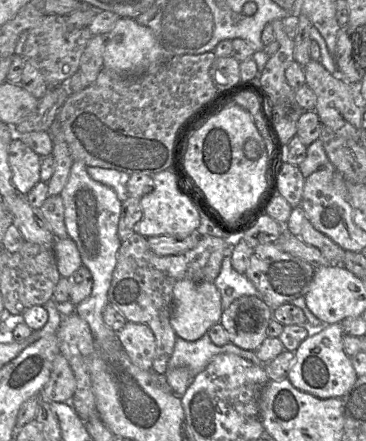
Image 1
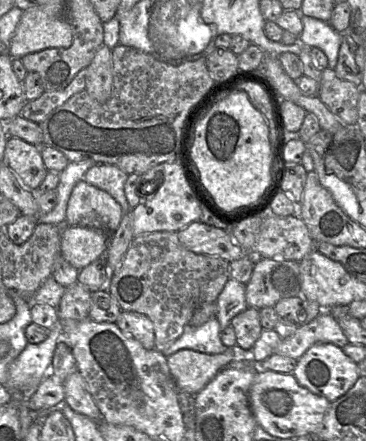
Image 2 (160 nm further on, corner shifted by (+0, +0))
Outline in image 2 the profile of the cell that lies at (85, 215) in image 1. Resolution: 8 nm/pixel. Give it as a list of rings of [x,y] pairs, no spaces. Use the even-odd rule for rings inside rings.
[[[83,179],[71,192],[65,225],[104,230],[110,236],[118,229],[123,215],[121,205],[110,194]]]

